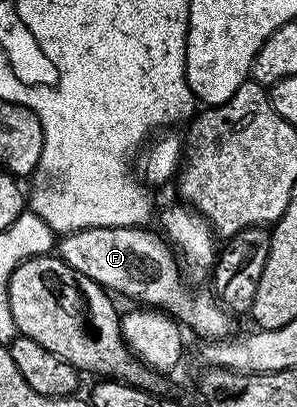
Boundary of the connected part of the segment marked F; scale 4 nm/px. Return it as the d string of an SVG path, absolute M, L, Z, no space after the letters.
M141 225L69 231L59 240L58 255L66 265L70 265L70 269L90 277L90 281L99 287L117 296L129 295L132 299L141 299L144 302L141 304L151 305L175 317L187 330L189 327L194 334L201 335L204 341L235 336L237 320L220 306L219 299L211 290L191 291L184 287L184 279L180 276L182 267L174 258L171 246L155 230L152 232L148 229Z

